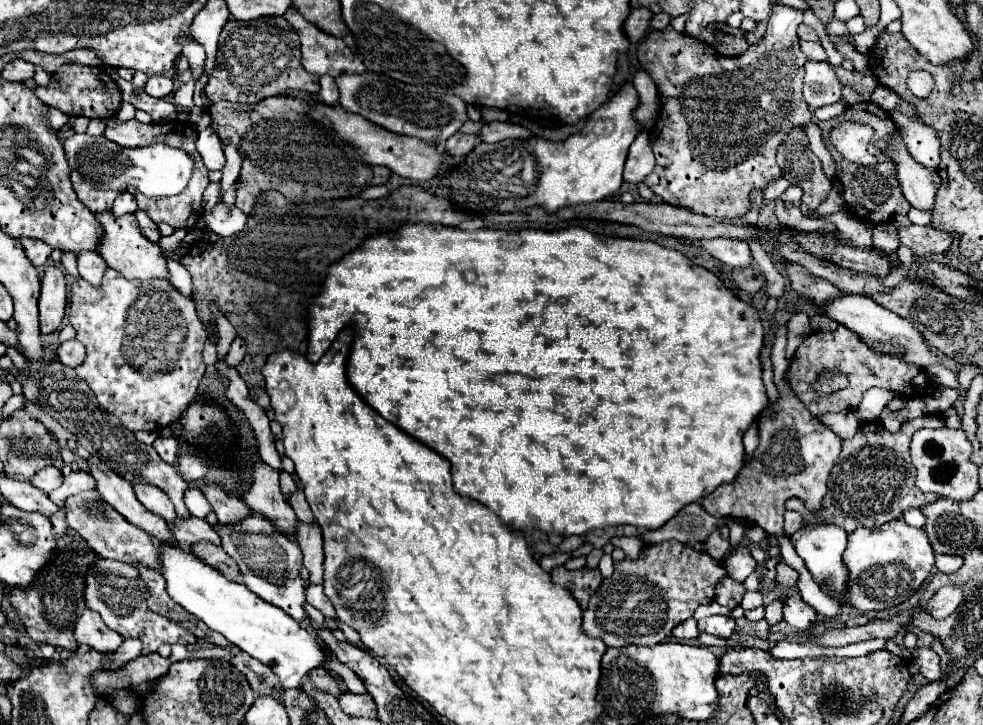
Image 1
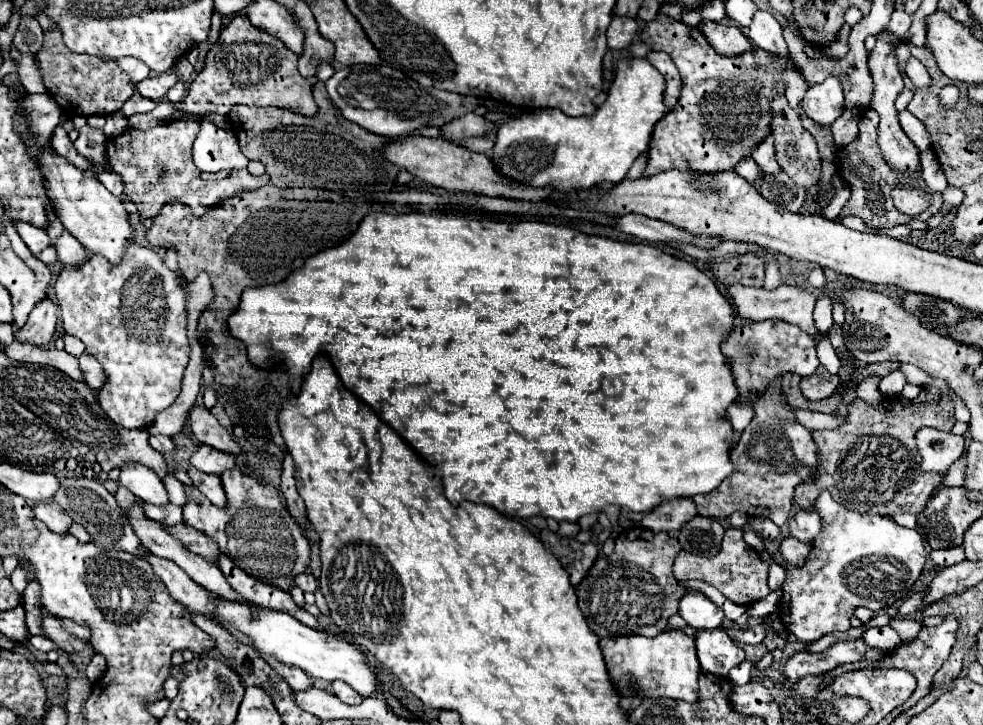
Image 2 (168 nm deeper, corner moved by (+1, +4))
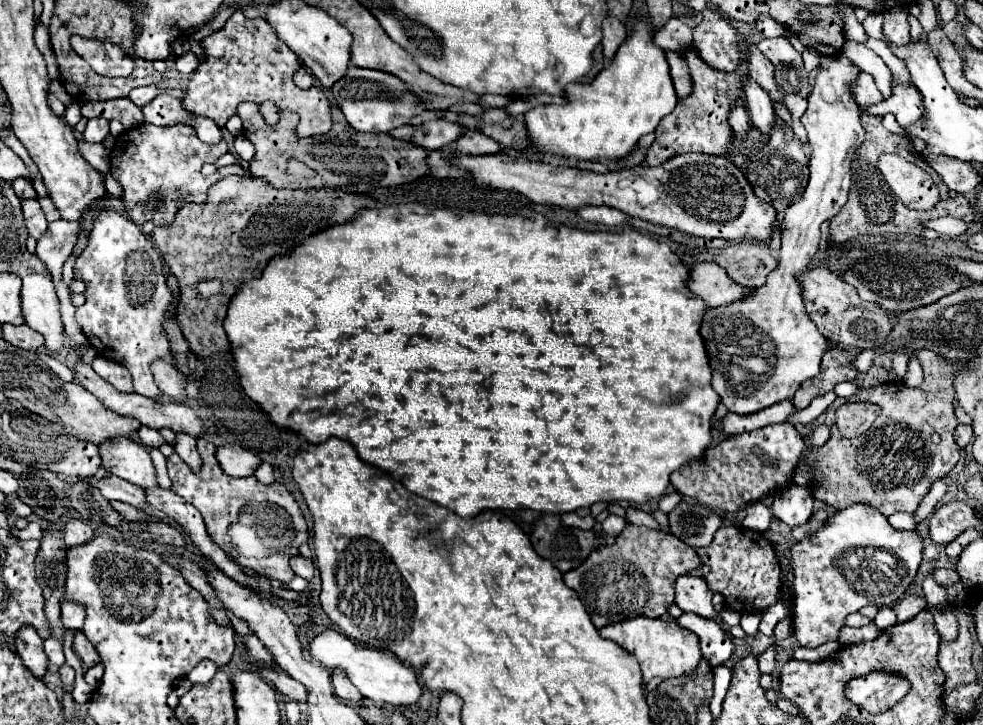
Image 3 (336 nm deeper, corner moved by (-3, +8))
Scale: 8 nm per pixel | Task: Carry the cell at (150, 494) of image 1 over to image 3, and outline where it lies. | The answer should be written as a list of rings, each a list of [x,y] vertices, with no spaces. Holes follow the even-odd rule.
[[[115,437],[103,445],[99,445],[99,455],[103,467],[137,485],[137,487],[157,487],[155,485],[155,467],[151,463],[147,447],[137,443],[131,437]]]

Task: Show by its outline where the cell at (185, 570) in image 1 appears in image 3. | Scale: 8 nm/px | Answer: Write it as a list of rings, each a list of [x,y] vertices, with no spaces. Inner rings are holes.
[[[327,629],[321,635],[317,635],[311,641],[311,655],[315,661],[319,661],[329,669],[335,669],[335,667],[345,669],[351,683],[361,691],[363,697],[371,701],[389,703],[393,707],[409,707],[409,705],[415,705],[423,693],[423,687],[419,685],[413,667],[405,665],[403,661],[399,661],[397,657],[391,657],[385,651],[365,649],[337,631]]]

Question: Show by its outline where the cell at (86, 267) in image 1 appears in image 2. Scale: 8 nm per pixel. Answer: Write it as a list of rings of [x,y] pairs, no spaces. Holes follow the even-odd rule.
[[[63,231],[63,235],[55,243],[57,257],[66,266],[80,266],[87,259],[87,251],[71,233]]]

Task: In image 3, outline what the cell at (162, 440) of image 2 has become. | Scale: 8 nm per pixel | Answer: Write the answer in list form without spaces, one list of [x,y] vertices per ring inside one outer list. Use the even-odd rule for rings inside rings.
[[[139,427],[137,429],[137,435],[139,435],[139,441],[147,447],[161,447],[165,443],[165,439],[161,437],[161,433],[157,429],[151,429],[151,427]]]

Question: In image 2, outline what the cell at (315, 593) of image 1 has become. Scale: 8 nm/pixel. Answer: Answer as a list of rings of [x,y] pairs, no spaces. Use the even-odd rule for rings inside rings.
[[[303,573],[301,577],[297,577],[295,583],[297,583],[297,587],[299,587],[301,591],[305,591],[305,593],[307,593],[307,591],[309,591],[309,593],[315,593],[317,587],[319,587],[317,579],[315,579],[313,575],[307,575],[307,573]]]

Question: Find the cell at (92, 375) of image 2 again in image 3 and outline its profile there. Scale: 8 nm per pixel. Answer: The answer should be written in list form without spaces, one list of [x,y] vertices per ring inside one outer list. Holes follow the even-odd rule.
[[[95,357],[93,365],[91,365],[105,381],[109,381],[117,391],[121,393],[133,393],[133,381],[131,381],[131,373],[115,363],[115,361],[109,361],[109,359],[103,359],[103,357]]]

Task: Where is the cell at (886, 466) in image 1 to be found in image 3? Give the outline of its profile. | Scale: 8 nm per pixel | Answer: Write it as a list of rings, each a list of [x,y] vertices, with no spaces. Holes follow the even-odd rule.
[[[919,351],[913,353],[921,367],[923,367],[923,383],[919,387],[907,387],[903,381],[901,383],[883,383],[865,391],[859,391],[851,397],[851,401],[869,401],[869,403],[877,403],[881,407],[881,415],[875,419],[873,427],[863,433],[861,437],[855,439],[847,439],[837,431],[835,425],[835,411],[839,405],[843,405],[847,399],[837,397],[835,403],[831,403],[827,407],[825,413],[825,423],[831,427],[831,437],[829,441],[819,447],[817,451],[805,449],[803,459],[817,459],[815,465],[815,475],[811,481],[811,489],[817,501],[827,503],[835,509],[845,509],[851,503],[863,503],[863,505],[871,505],[873,509],[877,509],[883,517],[889,517],[897,511],[905,511],[905,513],[913,513],[919,505],[919,501],[929,493],[931,485],[937,479],[943,479],[961,459],[961,451],[953,439],[953,431],[957,427],[957,419],[953,413],[953,397],[955,397],[955,387],[953,387],[953,377],[957,371],[955,363],[949,363],[945,359],[941,359],[939,355],[931,353],[931,351]],[[937,433],[941,437],[939,445],[935,445],[931,441],[931,435]]]

